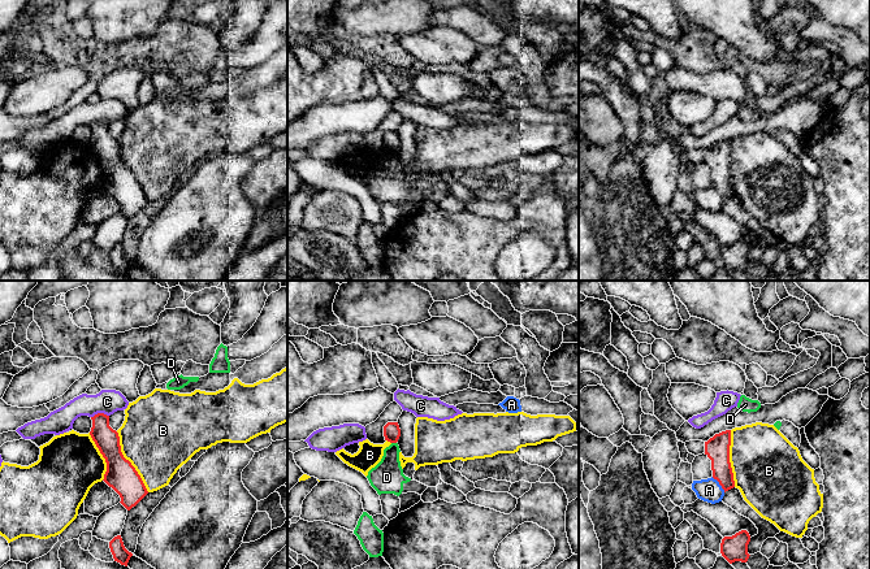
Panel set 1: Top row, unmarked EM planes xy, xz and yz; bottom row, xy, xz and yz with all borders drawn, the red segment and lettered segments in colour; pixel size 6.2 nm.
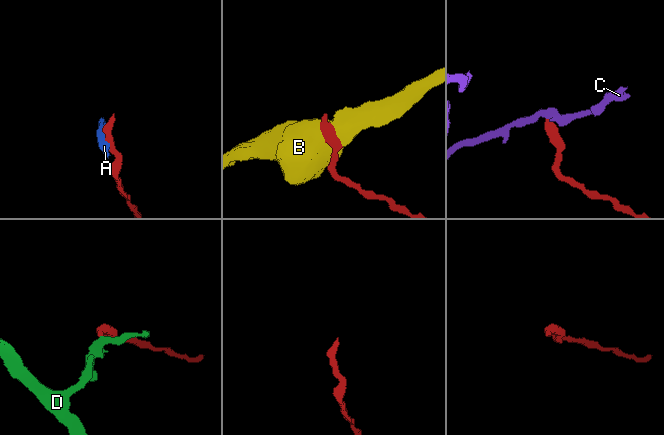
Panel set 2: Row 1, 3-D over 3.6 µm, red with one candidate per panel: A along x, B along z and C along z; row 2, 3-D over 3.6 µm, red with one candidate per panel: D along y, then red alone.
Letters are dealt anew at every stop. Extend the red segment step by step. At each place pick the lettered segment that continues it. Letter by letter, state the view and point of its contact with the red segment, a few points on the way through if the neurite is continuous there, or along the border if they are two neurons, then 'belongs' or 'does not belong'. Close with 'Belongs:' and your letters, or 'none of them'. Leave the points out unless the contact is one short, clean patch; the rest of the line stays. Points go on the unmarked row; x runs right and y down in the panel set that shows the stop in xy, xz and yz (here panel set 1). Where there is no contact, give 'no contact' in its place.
A: yz (719, 192) | along yz (711, 186), (724, 200) | does not belong
B: xy (129, 170) | does not belong
C: xy (99, 122) | along xy (108, 124), (95, 122), (91, 126) | does not belong
D: xz (394, 151) | along xz (392, 151), (395, 152) | does not belong
Belongs: none of them

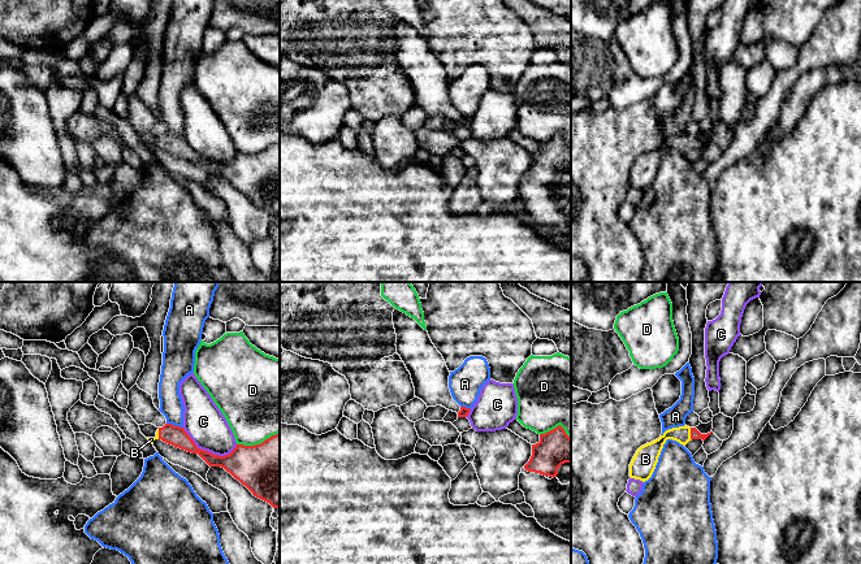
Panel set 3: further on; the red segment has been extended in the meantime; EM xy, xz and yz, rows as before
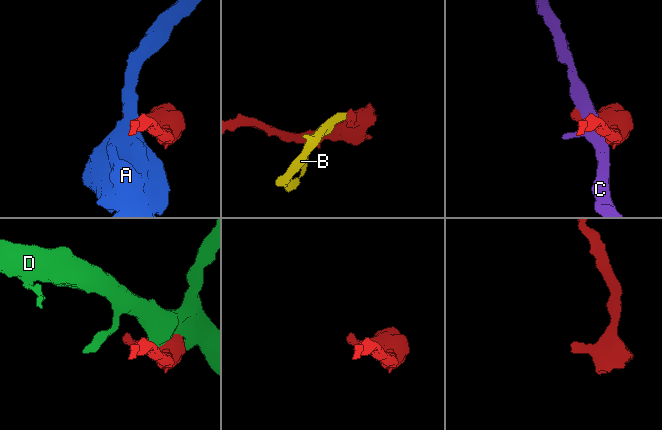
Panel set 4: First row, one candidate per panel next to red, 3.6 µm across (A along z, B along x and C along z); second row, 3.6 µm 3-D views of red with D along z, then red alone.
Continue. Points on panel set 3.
A: xy (174, 135) | along xy (167, 131), (182, 137) | does not belong
B: yz (691, 143) | across yz (695, 143), (691, 143), (682, 143) | belongs
C: xy (207, 160) | does not belong
D: xy (258, 153) | does not belong
Belongs: B

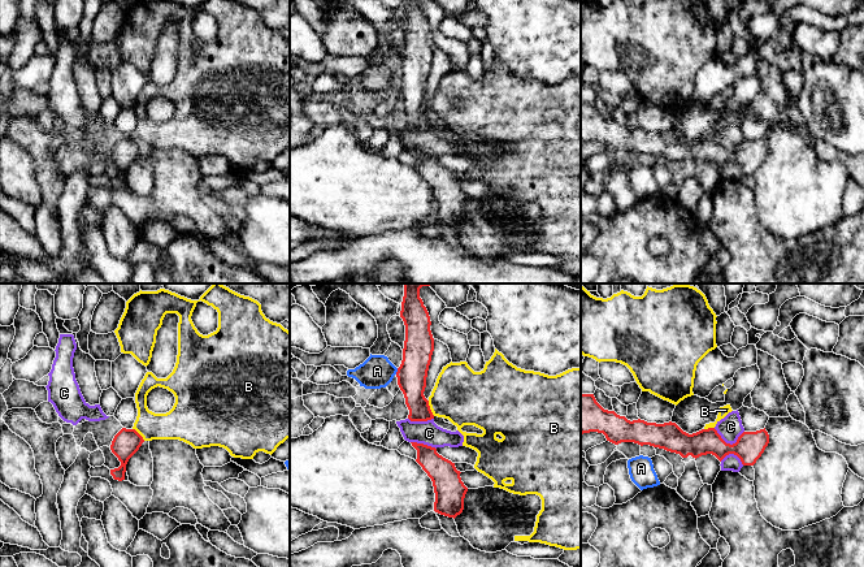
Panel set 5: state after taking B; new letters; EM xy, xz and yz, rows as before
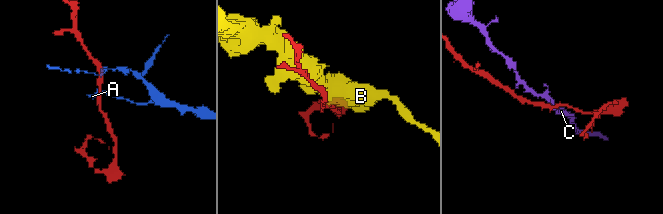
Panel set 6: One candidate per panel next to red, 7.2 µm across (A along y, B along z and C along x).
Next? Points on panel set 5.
A: xz (398, 79) | along xz (398, 77), (395, 82) | does not belong
B: xz (429, 117) | along xz (428, 109), (429, 117), (434, 124) | does not belong
C: yz (729, 152) | along yz (713, 137), (730, 152), (743, 141) | does not belong
Belongs: none of them

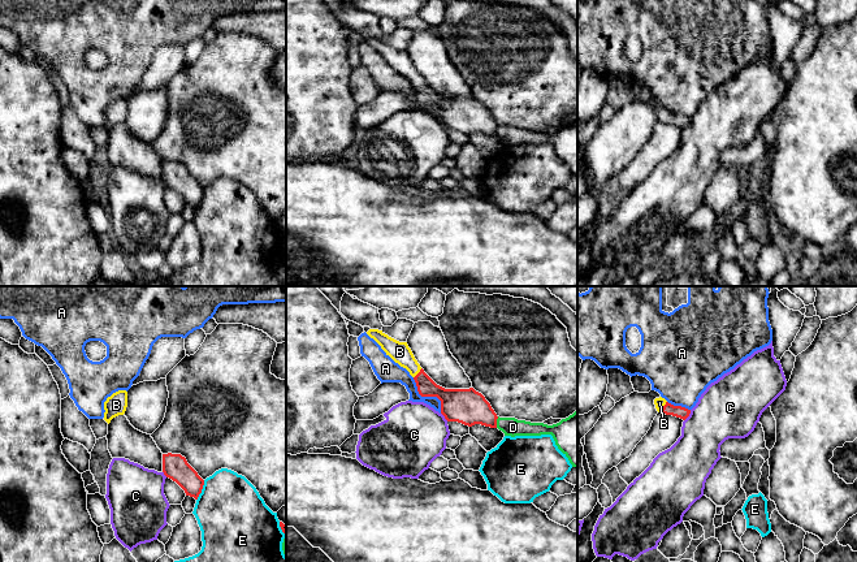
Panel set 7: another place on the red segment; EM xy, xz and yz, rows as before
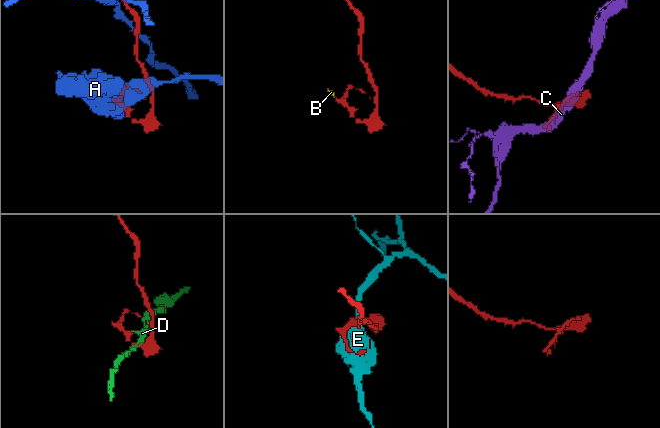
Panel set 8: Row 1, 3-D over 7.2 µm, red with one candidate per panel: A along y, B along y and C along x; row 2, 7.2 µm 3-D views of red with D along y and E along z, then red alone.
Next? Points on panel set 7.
A: xz (428, 104) | does not belong
B: yz (663, 115) | across yz (669, 117), (663, 115), (659, 111) | belongs
C: yz (688, 124) | does not belong
D: xz (496, 130) | does not belong
E: xy (200, 199) | does not belong
Belongs: B

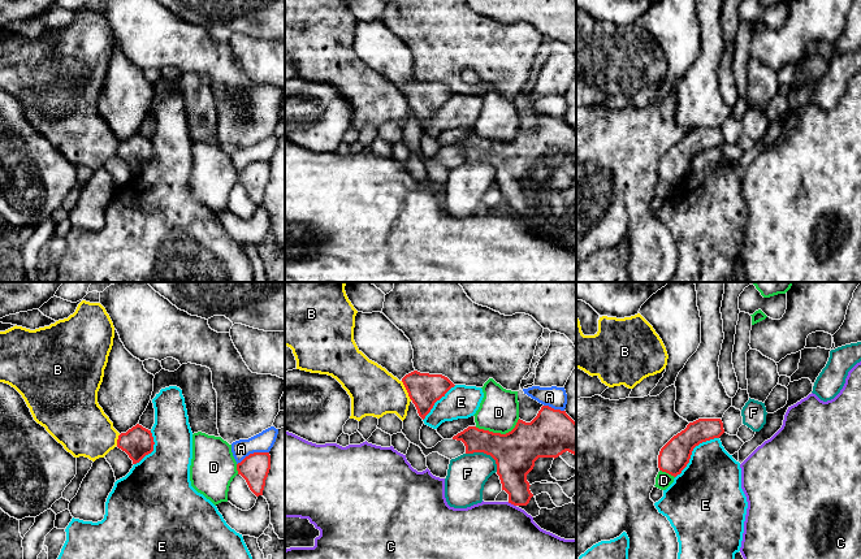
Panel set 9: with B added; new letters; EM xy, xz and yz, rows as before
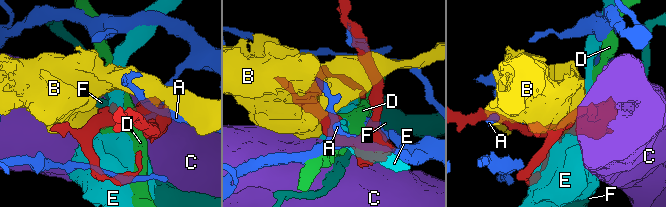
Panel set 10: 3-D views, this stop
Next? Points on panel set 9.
A: xy (254, 161) | does not belong
B: xz (406, 98) | does not belong
C: xz (511, 212) | does not belong
D: xz (498, 142) | does not belong
E: yz (692, 159) | does not belong
F: xz (485, 161) | along xz (466, 161), (488, 163), (494, 169), (497, 180) | does not belong
Belongs: none of them

